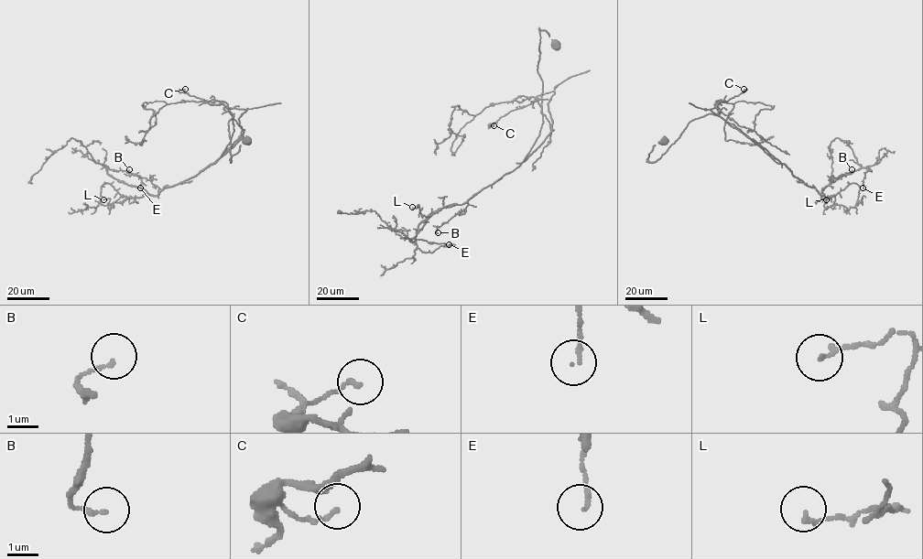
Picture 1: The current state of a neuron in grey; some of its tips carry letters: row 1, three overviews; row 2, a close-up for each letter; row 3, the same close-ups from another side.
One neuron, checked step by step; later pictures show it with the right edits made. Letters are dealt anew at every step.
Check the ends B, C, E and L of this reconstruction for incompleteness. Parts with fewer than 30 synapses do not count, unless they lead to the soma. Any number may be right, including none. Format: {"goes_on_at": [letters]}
{"goes_on_at": []}

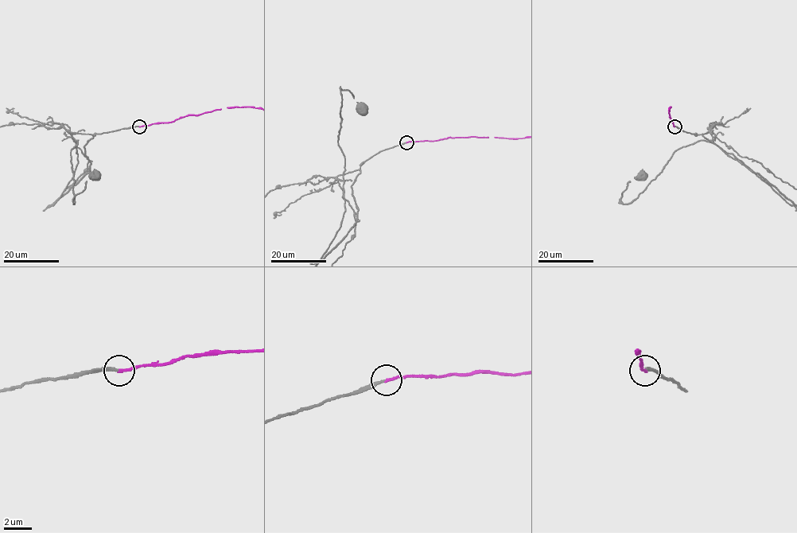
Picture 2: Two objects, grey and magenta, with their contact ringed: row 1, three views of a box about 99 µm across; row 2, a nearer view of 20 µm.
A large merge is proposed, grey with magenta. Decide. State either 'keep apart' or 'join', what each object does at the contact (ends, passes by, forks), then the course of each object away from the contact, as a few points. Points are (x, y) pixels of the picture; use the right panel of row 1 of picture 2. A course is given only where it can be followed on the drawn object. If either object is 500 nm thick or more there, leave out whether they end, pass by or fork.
join; grey ends; magenta ends; course grey (674, 126), (709, 133), (712, 142), (697, 141), (676, 150), (637, 197), (623, 203), (627, 184), (640, 176)

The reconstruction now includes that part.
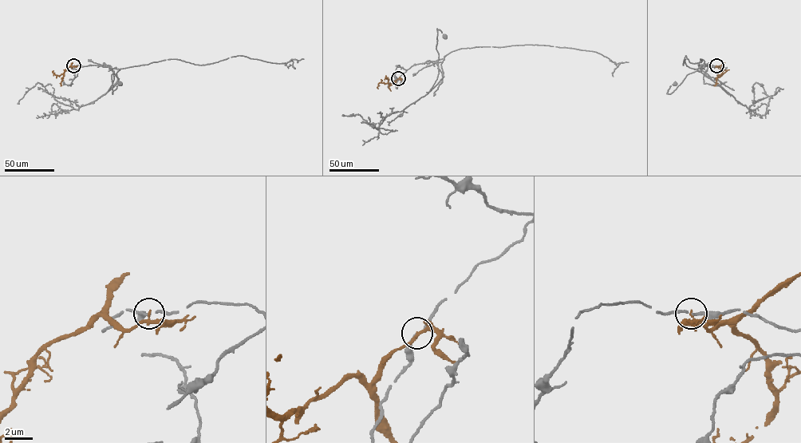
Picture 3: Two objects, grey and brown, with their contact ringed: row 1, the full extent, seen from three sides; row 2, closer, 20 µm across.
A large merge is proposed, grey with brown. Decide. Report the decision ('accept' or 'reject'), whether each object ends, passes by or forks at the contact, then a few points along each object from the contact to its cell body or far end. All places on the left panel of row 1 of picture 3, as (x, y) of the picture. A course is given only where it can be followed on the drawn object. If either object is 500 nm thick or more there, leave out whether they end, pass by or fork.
reject | grey passes by | brown passes by | grey via (73, 65), (108, 66), (114, 71), (112, 74), (112, 93), (120, 84) | brown via (73, 65), (58, 76), (53, 74), (53, 70)

